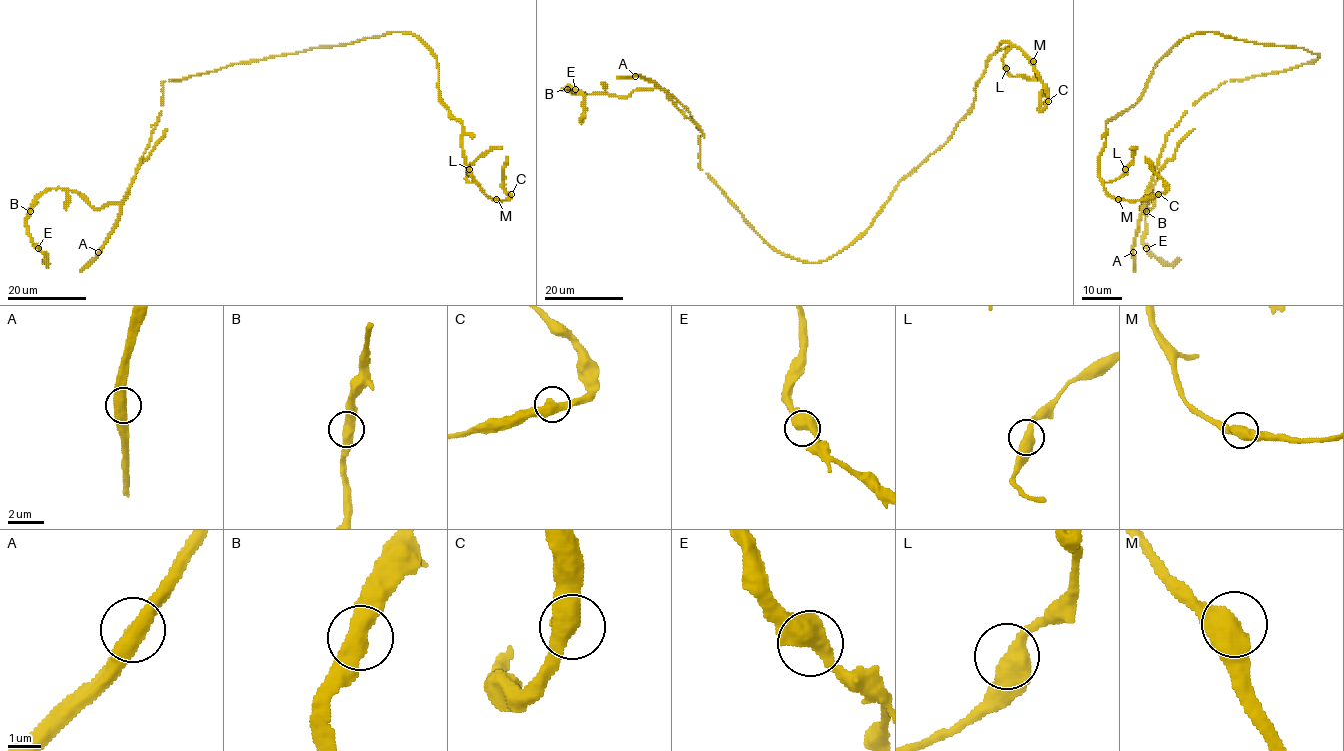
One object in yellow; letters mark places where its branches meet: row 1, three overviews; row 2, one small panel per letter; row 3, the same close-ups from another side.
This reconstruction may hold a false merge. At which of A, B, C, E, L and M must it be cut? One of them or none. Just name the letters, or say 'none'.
A

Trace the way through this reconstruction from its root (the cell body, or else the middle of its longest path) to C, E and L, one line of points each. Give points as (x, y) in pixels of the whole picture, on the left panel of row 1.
C: (279, 56), (396, 31), (414, 34), (436, 58), (438, 99), (462, 123), (468, 173), (496, 201), (511, 194)
E: (279, 56), (164, 81), (161, 114), (126, 197), (94, 208), (76, 193), (46, 189), (26, 219), (38, 248)
L: (279, 56), (396, 31), (414, 34), (436, 58), (438, 99), (462, 123), (473, 182), (466, 179), (469, 169)

